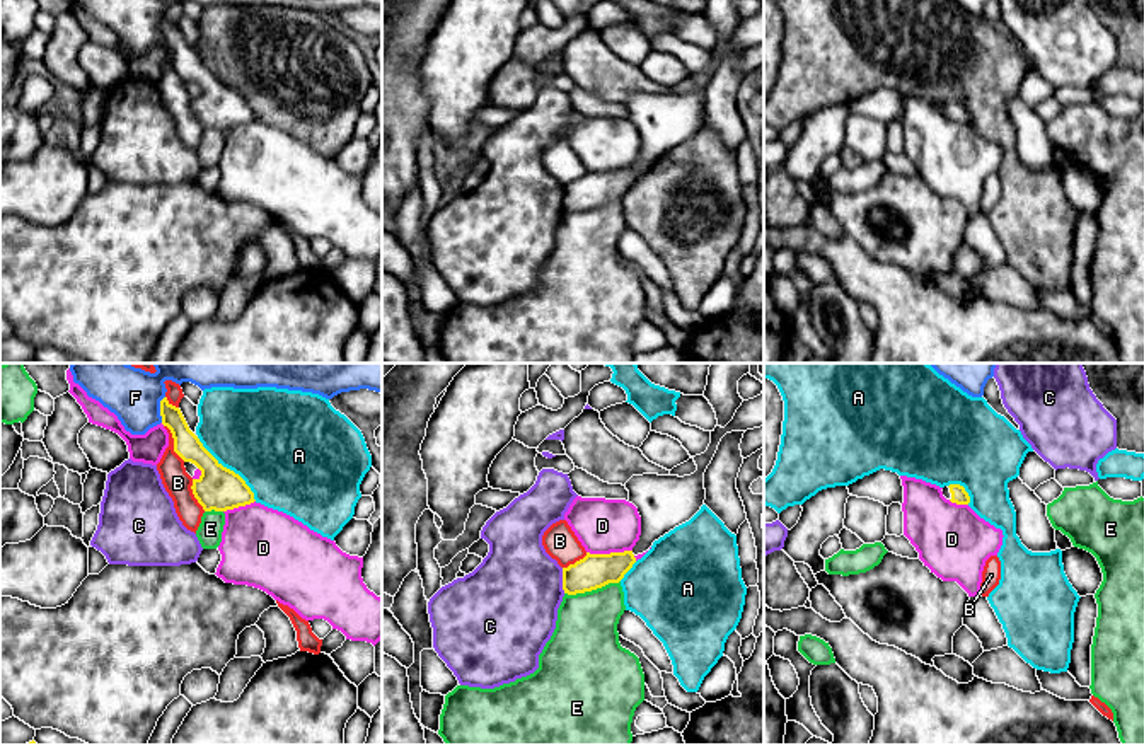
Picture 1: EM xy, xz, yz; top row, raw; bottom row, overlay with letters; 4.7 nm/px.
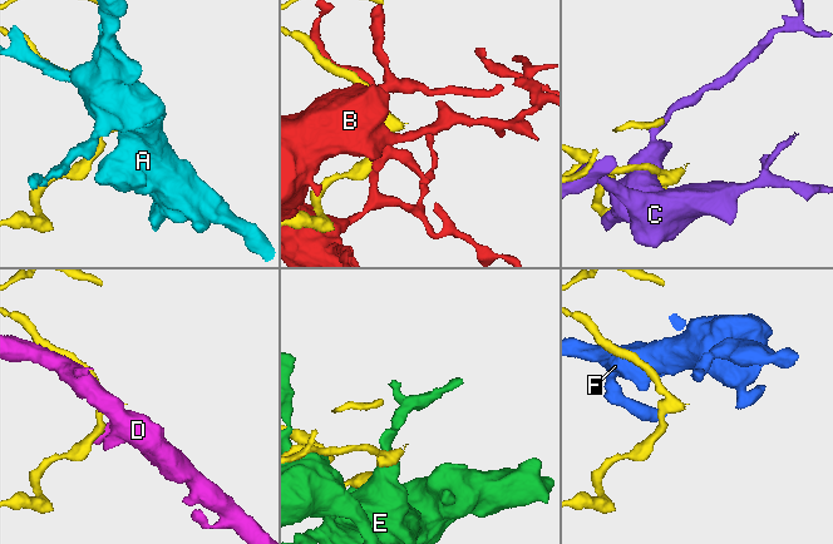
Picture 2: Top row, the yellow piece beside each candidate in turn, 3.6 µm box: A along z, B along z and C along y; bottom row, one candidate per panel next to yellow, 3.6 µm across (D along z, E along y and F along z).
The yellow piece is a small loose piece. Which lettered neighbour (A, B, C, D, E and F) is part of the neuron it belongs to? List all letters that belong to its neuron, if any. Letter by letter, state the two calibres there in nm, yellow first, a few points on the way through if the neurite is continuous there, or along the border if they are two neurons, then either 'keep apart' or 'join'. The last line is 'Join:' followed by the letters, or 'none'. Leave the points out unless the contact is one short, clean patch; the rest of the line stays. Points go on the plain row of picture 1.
A: calibres 200 and 460 nm; keep apart
B: calibres 140 and 130 nm; keep apart
C: calibres 160 and 440 nm; keep apart
D: calibres 160 and 260 nm; keep apart
E: calibres 160 and 300 nm; keep apart
F: calibres 120 and 220 nm; border xy (164, 14), (161, 19), (161, 40); keep apart
Join: none

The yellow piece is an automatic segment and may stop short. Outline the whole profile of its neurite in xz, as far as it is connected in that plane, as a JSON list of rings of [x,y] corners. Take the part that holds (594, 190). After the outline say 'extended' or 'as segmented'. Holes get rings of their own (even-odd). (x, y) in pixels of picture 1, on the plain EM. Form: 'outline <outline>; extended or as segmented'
outline [[[764,9],[743,19],[733,38],[711,49],[711,61],[701,73],[692,75],[697,89],[690,94],[633,94],[624,104],[629,121],[641,135],[641,153],[631,169],[590,172],[563,186],[563,208],[568,213],[585,211],[609,201],[619,201],[636,181],[636,174],[650,169],[655,159],[689,140],[704,123],[704,90],[711,82],[721,56],[731,49],[747,49],[764,44]]]; extended

